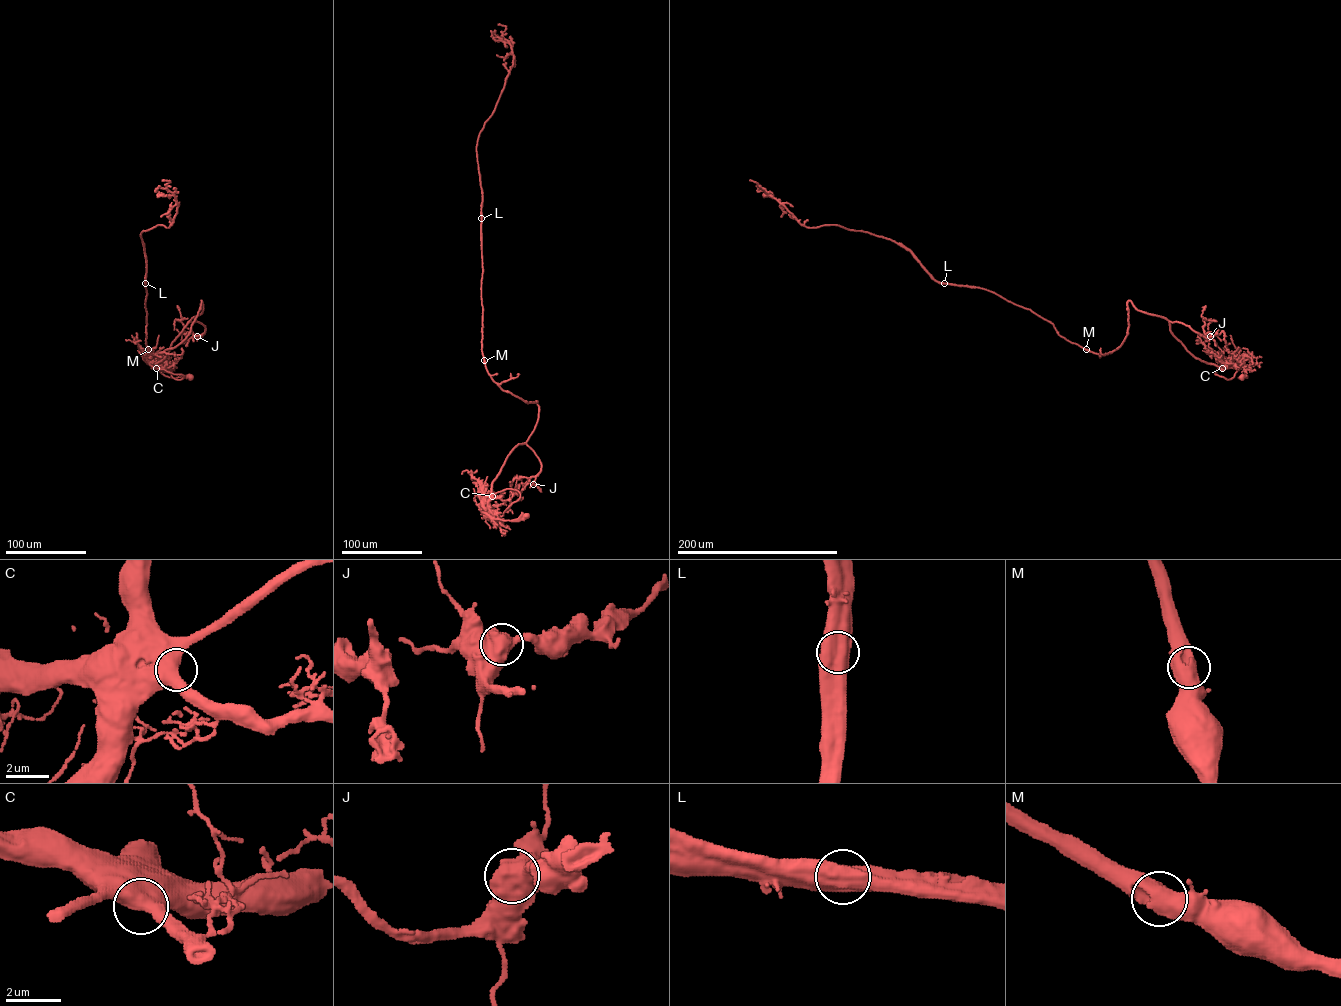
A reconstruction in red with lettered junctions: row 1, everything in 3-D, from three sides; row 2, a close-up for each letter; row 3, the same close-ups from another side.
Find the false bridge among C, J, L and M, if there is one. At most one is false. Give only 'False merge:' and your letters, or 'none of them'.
False merge: L

